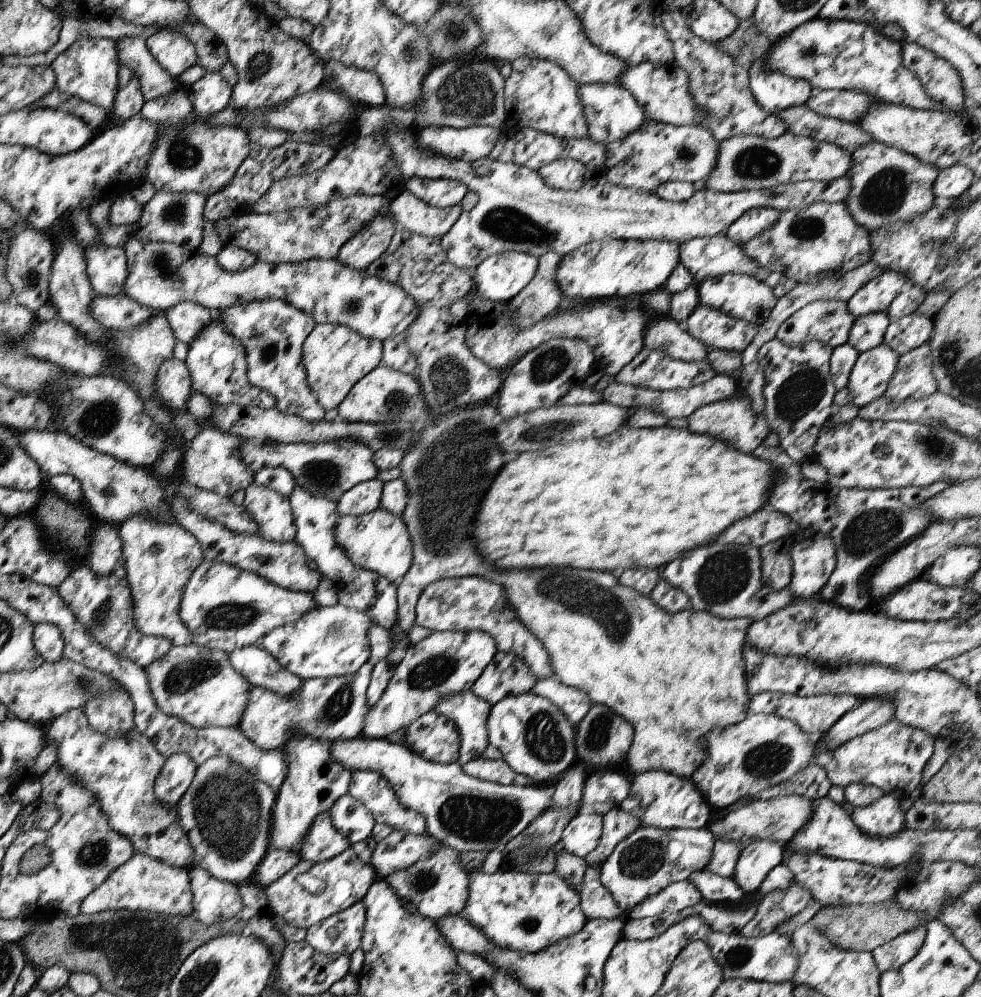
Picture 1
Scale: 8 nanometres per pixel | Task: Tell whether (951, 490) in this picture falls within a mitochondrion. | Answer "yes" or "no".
no

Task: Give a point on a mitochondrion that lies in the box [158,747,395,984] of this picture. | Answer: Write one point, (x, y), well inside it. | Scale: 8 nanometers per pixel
(225, 805)

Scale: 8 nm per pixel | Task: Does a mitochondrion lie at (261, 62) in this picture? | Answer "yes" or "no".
yes

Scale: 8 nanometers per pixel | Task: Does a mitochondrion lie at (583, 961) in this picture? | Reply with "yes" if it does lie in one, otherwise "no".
no

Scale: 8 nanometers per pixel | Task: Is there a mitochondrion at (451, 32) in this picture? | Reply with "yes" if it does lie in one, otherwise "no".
yes

